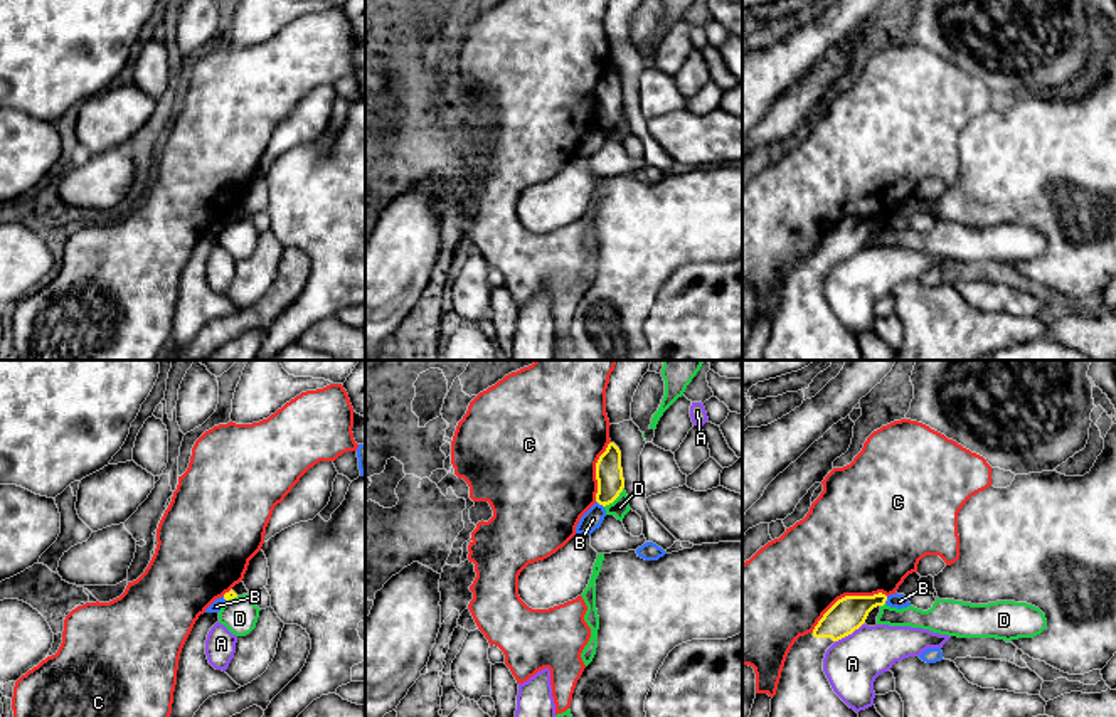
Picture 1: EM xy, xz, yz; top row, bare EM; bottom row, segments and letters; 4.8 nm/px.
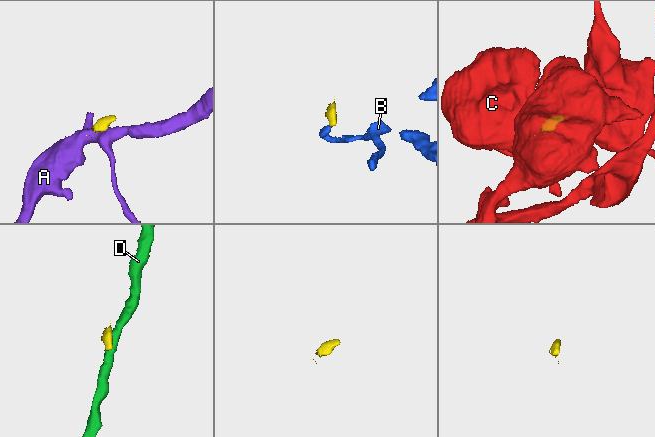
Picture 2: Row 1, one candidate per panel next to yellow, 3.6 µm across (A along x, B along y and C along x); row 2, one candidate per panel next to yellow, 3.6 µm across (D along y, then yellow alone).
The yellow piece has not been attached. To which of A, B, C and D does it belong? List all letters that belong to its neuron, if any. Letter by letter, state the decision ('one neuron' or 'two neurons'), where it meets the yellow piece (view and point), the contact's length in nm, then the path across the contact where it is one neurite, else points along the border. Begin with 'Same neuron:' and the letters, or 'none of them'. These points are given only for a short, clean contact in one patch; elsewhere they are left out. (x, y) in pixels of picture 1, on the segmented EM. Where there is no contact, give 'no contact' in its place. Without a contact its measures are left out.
Same neuron: none of them
A: two neurons; contact yz (849, 633); length 160 nm; border yz (862, 623), (835, 642)
B: two neurons; contact xz (600, 504); length 50 nm; border xz (596, 500), (603, 507)
C: two neurons; contact yz (845, 596); length 400 nm; border yz (886, 594), (842, 596), (812, 632)
D: two neurons; contact xz (615, 499); length 140 nm; border xz (623, 487), (605, 507)

